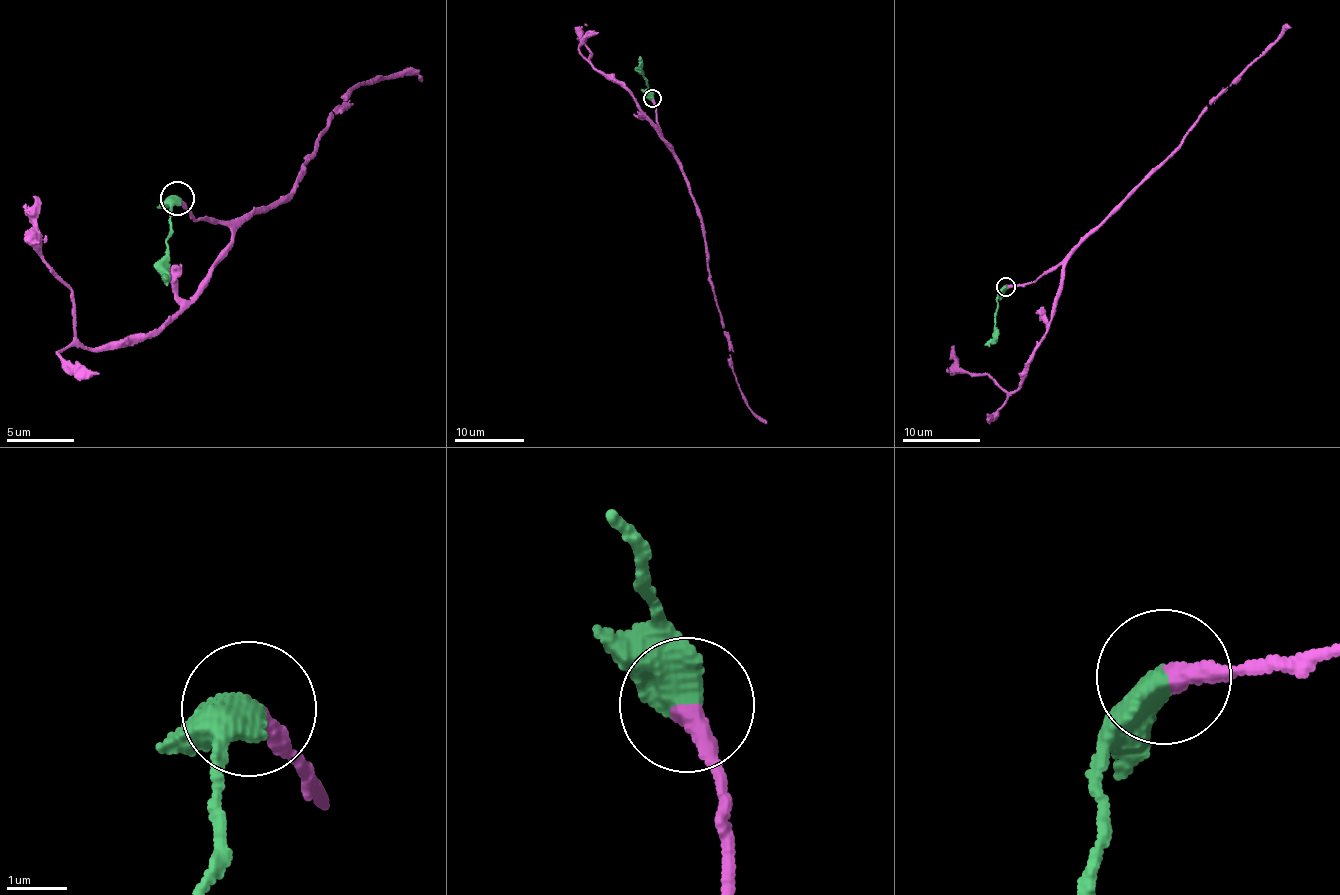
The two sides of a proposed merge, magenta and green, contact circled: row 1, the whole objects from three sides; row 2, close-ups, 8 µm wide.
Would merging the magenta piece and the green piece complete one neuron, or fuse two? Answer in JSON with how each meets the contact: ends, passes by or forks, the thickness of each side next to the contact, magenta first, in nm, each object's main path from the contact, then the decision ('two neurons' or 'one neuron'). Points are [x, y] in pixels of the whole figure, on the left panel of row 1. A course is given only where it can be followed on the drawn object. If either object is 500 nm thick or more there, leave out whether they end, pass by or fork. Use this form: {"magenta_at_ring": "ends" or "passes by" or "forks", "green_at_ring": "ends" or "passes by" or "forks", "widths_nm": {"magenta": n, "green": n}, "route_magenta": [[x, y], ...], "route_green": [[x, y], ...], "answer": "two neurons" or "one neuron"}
{"widths_nm": {"magenta": 360, "green": 600}, "route_magenta": [[176, 197], [195, 222], [275, 209], [297, 184], [327, 119], [343, 109], [349, 92], [416, 74], [420, 83]], "route_green": [[176, 197], [171, 207], [164, 278]], "answer": "one neuron"}

